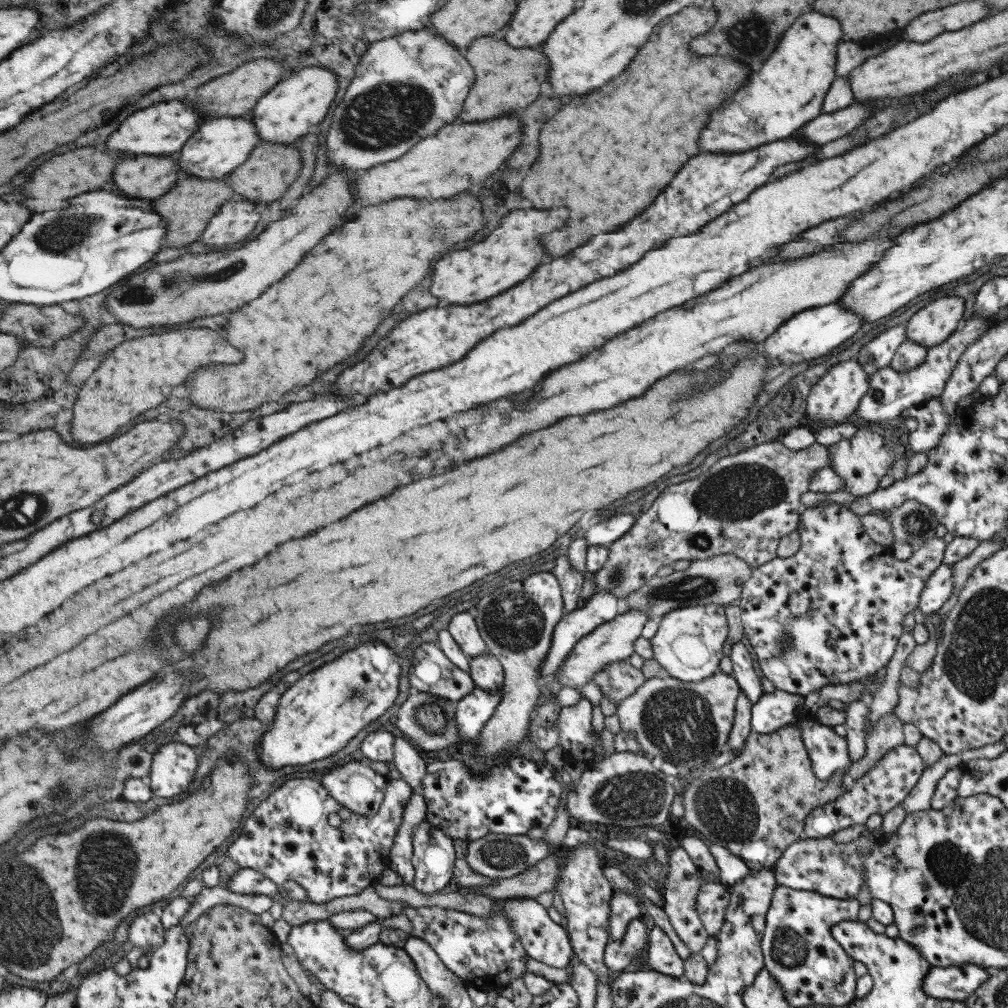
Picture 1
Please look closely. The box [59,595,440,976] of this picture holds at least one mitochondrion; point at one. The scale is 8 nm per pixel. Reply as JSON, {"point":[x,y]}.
{"point":[104,888]}

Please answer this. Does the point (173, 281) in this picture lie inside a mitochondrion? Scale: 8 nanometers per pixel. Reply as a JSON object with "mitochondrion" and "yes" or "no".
{"mitochondrion":"yes"}

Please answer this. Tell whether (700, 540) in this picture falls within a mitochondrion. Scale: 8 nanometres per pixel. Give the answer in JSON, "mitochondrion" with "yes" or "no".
{"mitochondrion":"yes"}

